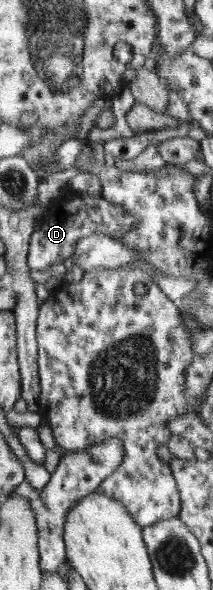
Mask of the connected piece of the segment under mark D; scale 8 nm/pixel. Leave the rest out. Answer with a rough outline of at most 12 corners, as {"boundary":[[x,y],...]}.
{"boundary":[[70,191],[34,226],[26,258],[47,271],[79,240],[138,225],[102,195]]}

